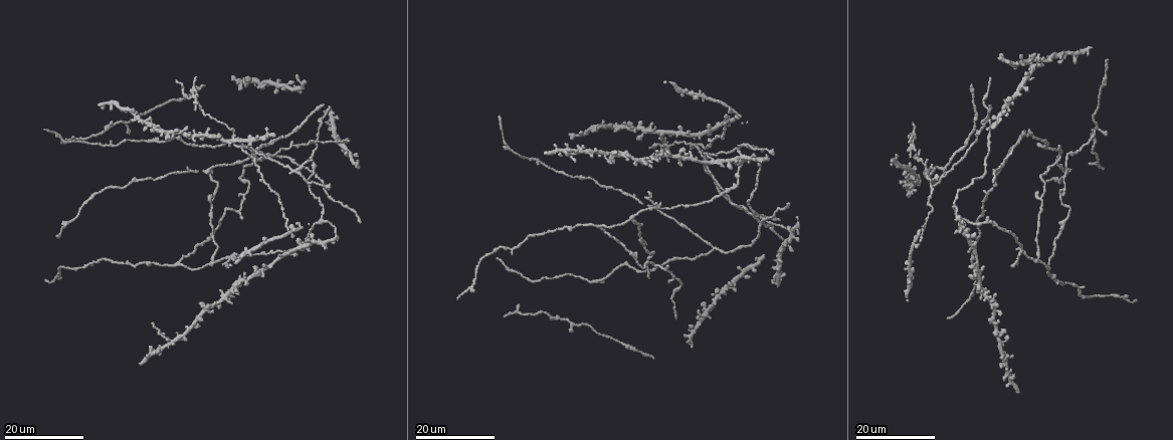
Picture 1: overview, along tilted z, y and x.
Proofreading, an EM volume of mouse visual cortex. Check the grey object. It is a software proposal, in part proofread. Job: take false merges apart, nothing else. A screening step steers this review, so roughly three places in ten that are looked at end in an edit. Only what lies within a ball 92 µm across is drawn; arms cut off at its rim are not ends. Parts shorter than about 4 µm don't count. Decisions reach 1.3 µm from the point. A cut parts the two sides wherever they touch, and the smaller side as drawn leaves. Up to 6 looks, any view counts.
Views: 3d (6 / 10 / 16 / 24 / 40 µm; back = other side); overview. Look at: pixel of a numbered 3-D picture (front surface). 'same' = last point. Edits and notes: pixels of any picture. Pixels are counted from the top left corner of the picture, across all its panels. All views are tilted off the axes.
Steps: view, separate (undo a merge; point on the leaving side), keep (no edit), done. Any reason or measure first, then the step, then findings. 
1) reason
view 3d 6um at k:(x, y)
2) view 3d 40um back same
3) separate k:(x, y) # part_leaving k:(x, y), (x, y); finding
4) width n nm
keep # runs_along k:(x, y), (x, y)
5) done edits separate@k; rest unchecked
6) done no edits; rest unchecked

small branch off a trunk
view 3d 24um at 1:(233, 256)

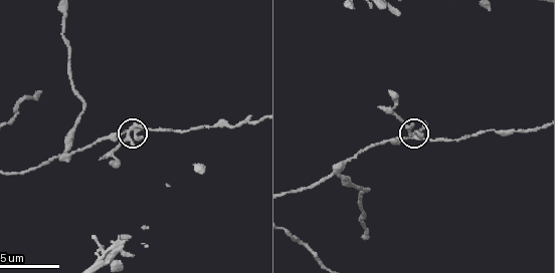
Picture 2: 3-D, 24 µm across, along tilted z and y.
view 3d 6um at 2:(410, 136)

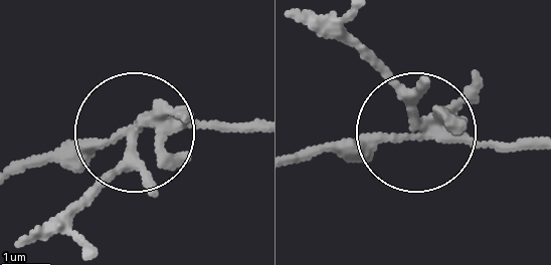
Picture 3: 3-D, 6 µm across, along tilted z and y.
width 230 nm
separate 3:(119, 169) # part_leaving 3:(157, 122), (72, 218), (76, 235); a second cell is stuck on

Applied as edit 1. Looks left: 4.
redraw
view overview

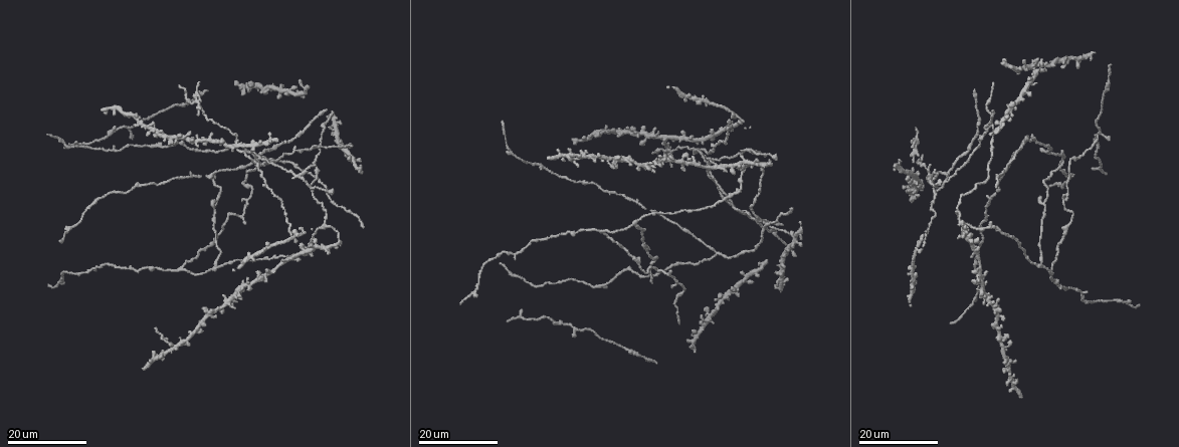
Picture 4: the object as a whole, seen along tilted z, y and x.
view 3d 24um at 4:(600, 230)

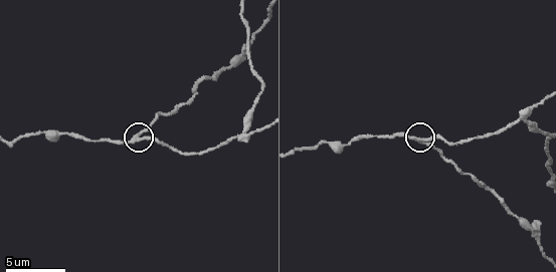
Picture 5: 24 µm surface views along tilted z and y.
view 3d 10um at 5:(136, 135)

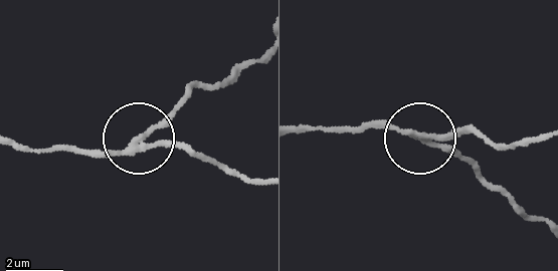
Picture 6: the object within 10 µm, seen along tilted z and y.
separate 6:(170, 118) # part_leaving 6:(137, 141), (188, 93), (260, 56); two cells meet here

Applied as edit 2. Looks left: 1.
done edits separate@3, separate@6; rest unchecked

